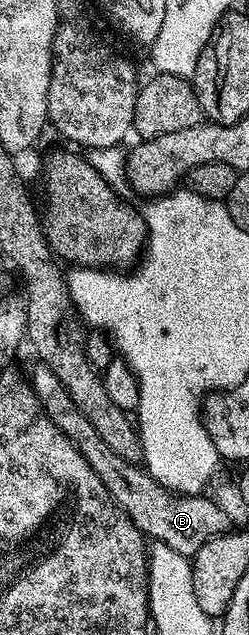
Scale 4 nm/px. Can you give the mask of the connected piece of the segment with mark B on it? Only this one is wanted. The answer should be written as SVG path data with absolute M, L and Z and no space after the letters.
M42 362L36 365L29 382L39 398L40 405L46 405L47 415L63 429L71 443L79 447L87 463L95 469L97 476L105 484L108 494L114 498L116 505L144 536L148 539L155 538L151 540L192 559L201 548L201 544L232 529L233 522L230 516L213 499L198 494L174 494L173 491L166 490L152 474L147 473L146 469L125 462L121 456L115 455L102 442L101 436L94 431L93 424L79 409L76 409L72 401L64 400L48 404L49 394L64 395L65 387L50 366Z

